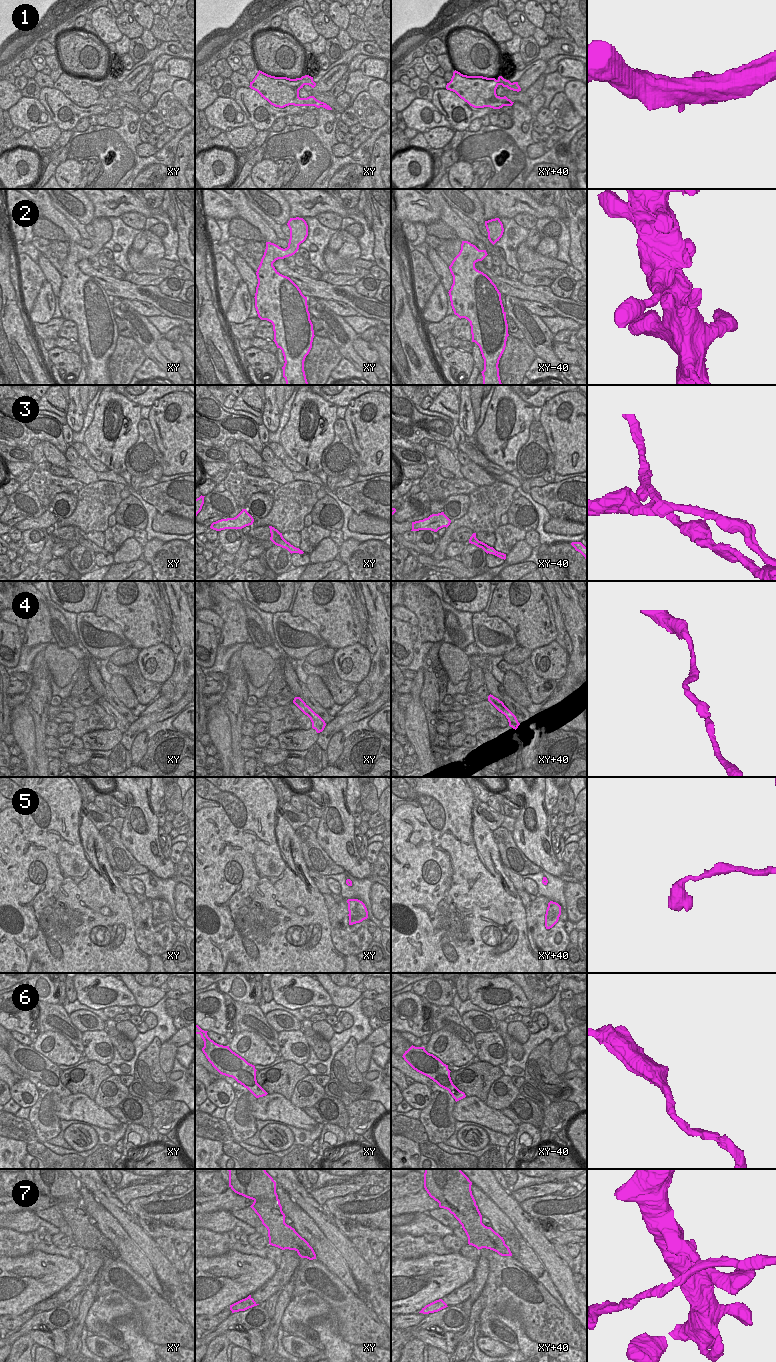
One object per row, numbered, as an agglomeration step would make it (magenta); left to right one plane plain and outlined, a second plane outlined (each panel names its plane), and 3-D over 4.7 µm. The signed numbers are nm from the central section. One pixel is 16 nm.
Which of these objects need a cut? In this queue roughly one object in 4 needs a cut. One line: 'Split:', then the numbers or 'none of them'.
Split: 3, 4, 6, 7

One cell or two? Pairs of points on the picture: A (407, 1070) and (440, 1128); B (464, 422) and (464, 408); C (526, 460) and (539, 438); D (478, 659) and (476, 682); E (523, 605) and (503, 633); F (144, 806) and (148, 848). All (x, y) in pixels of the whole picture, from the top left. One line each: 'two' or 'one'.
A: one
B: one
C: one
D: one
E: two
F: one

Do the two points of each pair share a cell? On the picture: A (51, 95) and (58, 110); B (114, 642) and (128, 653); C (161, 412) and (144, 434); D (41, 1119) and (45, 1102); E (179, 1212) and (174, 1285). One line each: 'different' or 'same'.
A: same
B: different
C: different
D: same
E: different

